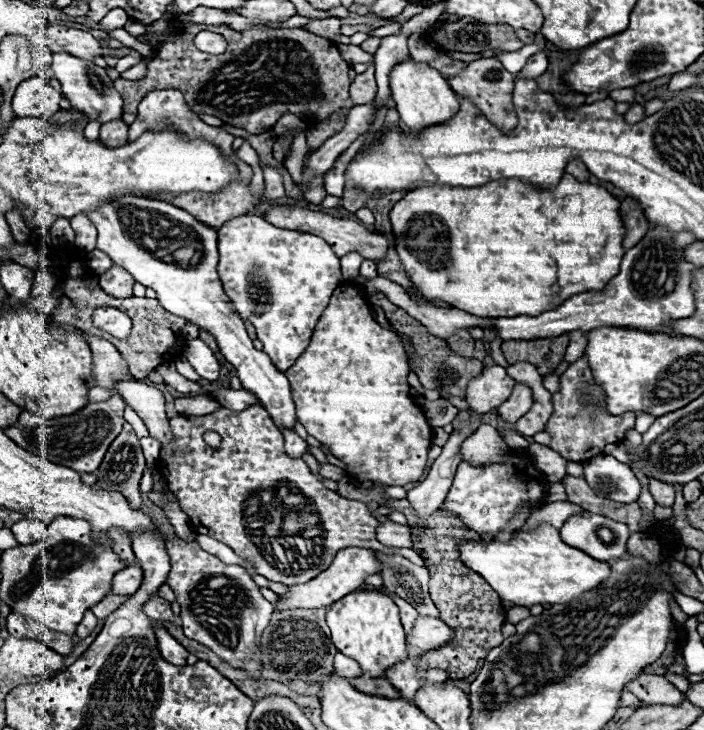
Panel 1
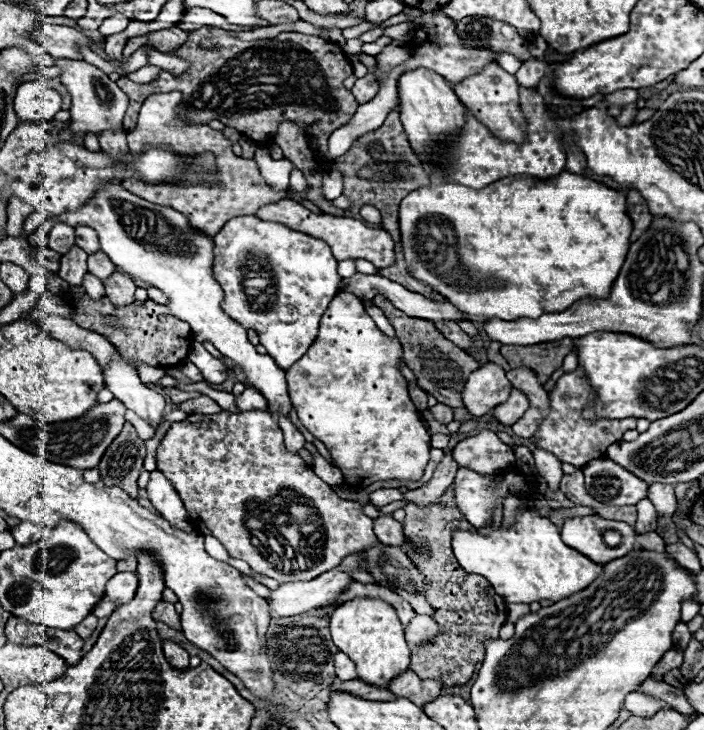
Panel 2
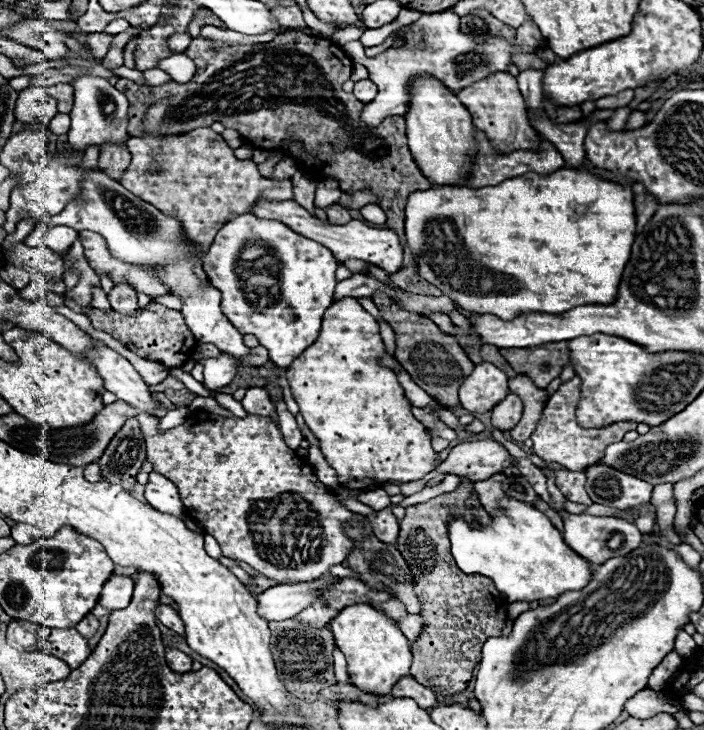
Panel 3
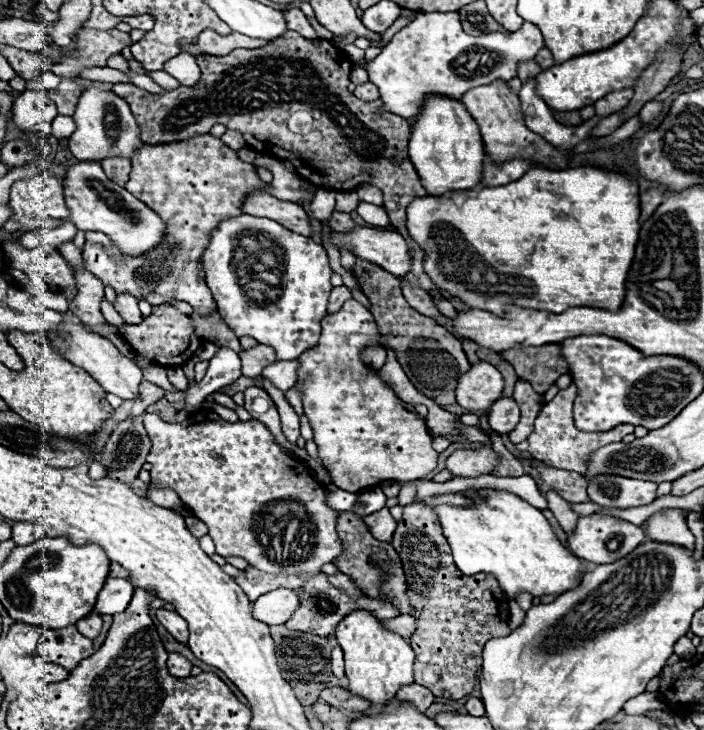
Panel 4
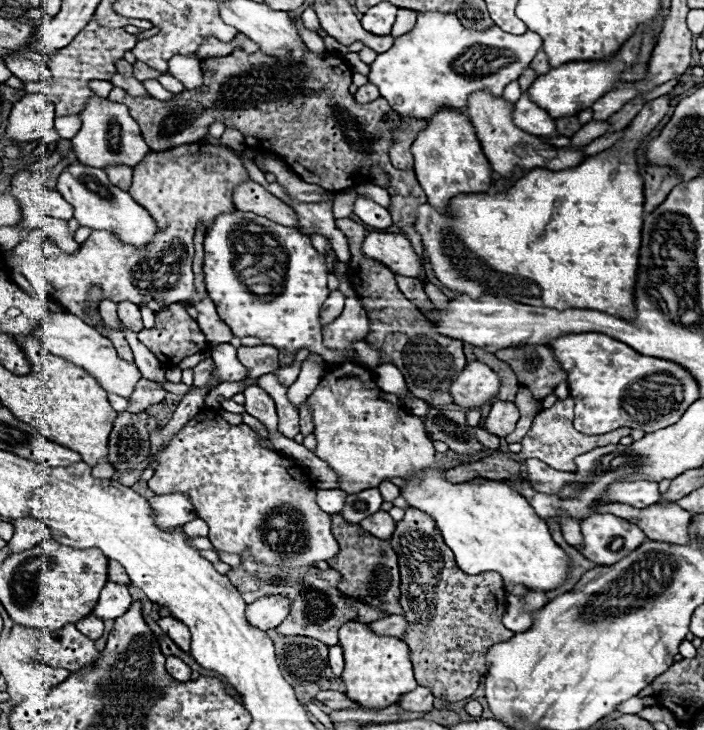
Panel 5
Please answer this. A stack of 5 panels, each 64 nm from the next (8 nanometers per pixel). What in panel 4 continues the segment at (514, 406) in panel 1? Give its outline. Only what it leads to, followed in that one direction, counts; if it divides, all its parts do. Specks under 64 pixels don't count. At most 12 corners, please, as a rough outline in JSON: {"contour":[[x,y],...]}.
{"contour":[[514,398],[496,400],[488,412],[490,428],[512,432],[520,420]]}

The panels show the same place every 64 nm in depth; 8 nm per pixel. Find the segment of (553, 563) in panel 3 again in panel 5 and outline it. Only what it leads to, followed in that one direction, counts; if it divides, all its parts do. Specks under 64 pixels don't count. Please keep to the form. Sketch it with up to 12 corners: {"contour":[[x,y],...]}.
{"contour":[[410,476],[462,572],[534,590],[568,556],[516,490]]}

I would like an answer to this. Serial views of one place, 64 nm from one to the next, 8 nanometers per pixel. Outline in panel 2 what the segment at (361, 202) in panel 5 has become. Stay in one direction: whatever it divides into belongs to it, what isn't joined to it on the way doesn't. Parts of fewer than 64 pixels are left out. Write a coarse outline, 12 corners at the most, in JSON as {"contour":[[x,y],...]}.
{"contour":[[370,204],[360,208],[366,222],[380,224],[380,210]]}

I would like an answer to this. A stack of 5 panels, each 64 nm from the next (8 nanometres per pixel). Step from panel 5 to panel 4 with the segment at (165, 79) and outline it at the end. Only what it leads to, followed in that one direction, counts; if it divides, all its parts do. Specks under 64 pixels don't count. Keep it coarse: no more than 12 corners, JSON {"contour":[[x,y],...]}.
{"contour":[[164,70],[148,74],[164,90],[178,88],[180,82]]}

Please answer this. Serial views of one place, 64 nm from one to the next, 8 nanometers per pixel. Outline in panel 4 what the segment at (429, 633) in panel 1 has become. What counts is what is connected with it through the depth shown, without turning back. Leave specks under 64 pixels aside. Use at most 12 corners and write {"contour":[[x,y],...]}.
{"contour":[[410,614],[384,620],[384,628],[400,632],[410,640],[414,632],[414,618]]}

